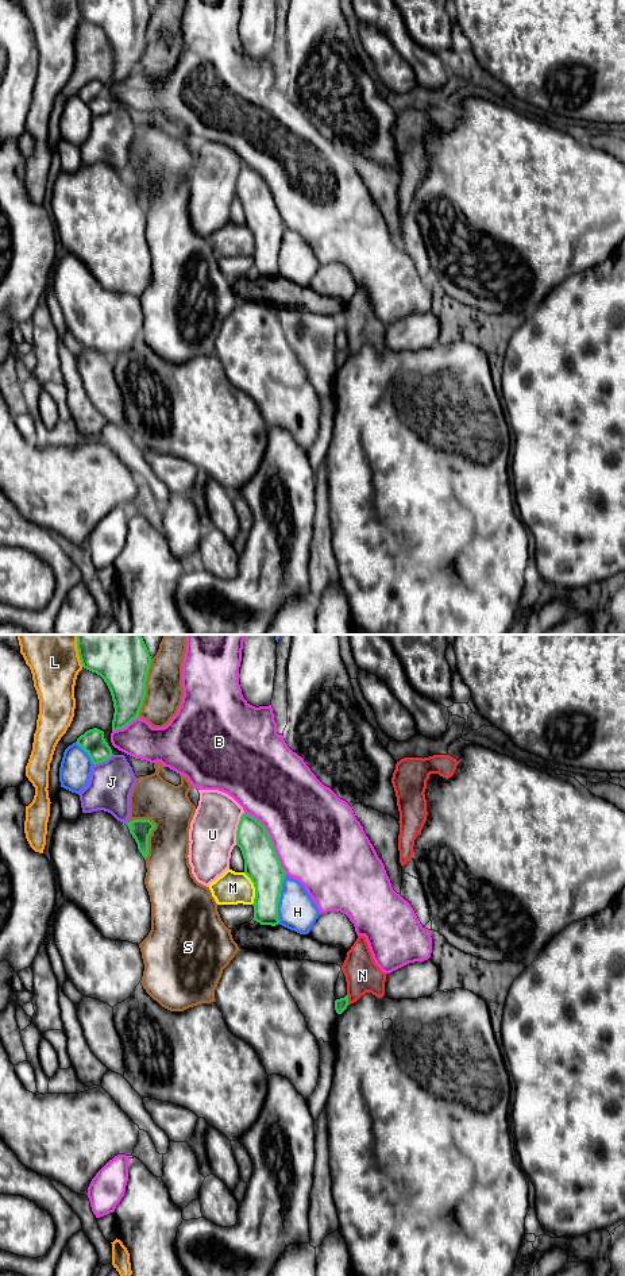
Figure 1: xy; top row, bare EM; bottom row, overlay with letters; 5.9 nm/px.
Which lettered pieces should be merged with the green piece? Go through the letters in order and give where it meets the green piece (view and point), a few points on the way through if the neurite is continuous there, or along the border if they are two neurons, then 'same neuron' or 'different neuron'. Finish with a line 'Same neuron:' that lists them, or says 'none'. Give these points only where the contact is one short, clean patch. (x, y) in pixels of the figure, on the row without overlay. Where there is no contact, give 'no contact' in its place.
B: meets green in xy at (270, 193); different neuron
H: meets green in xy at (280, 249); different neuron
J: meets green in xy at (103, 112); different neuron
L: meets green in xy at (80, 10); different neuron
M: meets green in xy at (255, 241); different neuron
N: meets green in xy at (347, 351); border along xy (347, 346), (348, 355); different neuron
S: meets green in xy at (150, 184); different neuron
U: meets green in xy at (238, 180); different neuron
Same neuron: none

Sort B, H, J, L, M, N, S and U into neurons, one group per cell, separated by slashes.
B / H / J / L / M / N / S / U

